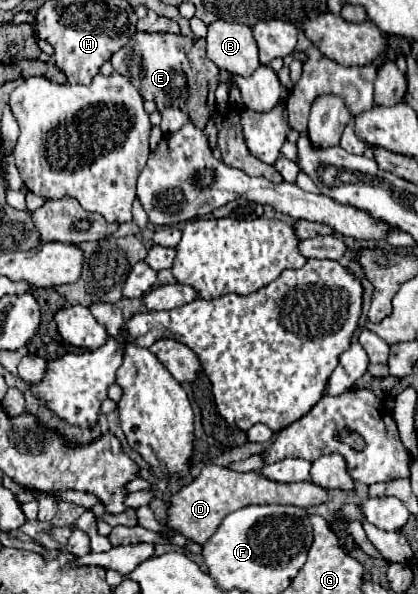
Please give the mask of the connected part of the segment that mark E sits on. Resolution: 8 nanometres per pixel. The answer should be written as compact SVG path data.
M135 33L127 47L119 49L113 57L113 71L125 75L141 93L143 99L155 101L157 111L165 107L177 107L189 113L191 123L199 129L205 127L207 119L217 111L215 89L219 85L219 67L209 61L205 53L205 39L197 43L183 35L159 35L159 33Z

